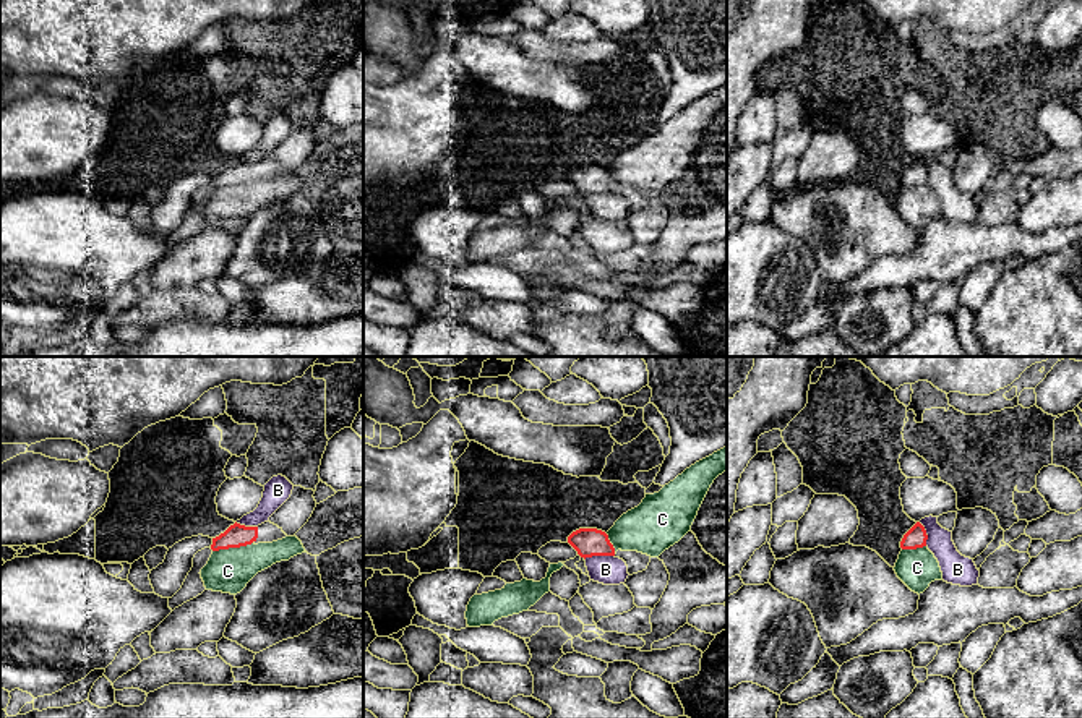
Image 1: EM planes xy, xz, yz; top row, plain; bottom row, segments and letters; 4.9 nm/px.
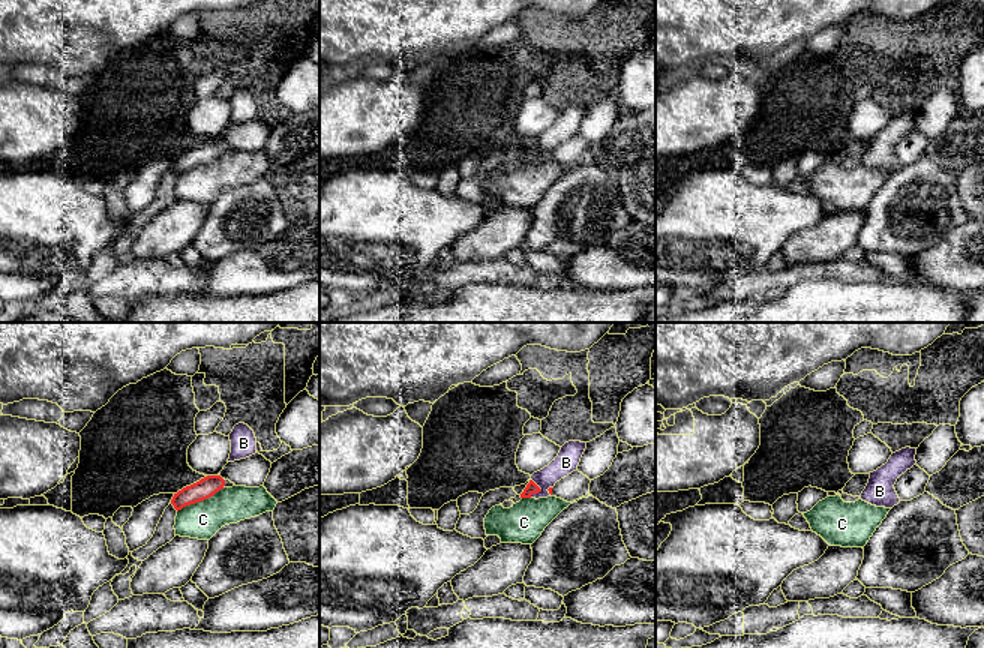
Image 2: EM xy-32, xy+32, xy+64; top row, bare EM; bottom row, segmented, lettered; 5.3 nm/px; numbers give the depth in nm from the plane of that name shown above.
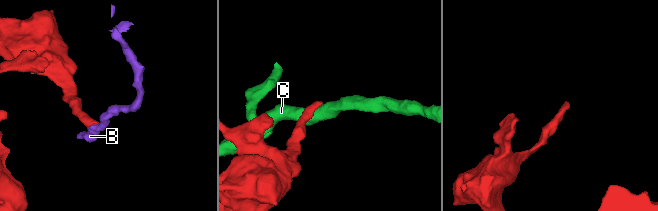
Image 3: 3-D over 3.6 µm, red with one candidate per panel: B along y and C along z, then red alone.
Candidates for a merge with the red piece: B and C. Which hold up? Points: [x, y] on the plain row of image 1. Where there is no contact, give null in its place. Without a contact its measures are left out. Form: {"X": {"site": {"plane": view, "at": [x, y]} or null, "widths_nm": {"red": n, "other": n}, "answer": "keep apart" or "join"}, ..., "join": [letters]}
{"B": {"site": {"plane": "xz", "at": [599, 192]}, "widths_nm": {"red": 140, "other": 140}, "answer": "keep apart"}, "C": {"site": {"plane": "xy", "at": [232, 183]}, "widths_nm": {"red": 120, "other": 220}, "answer": "keep apart"}, "join": []}

